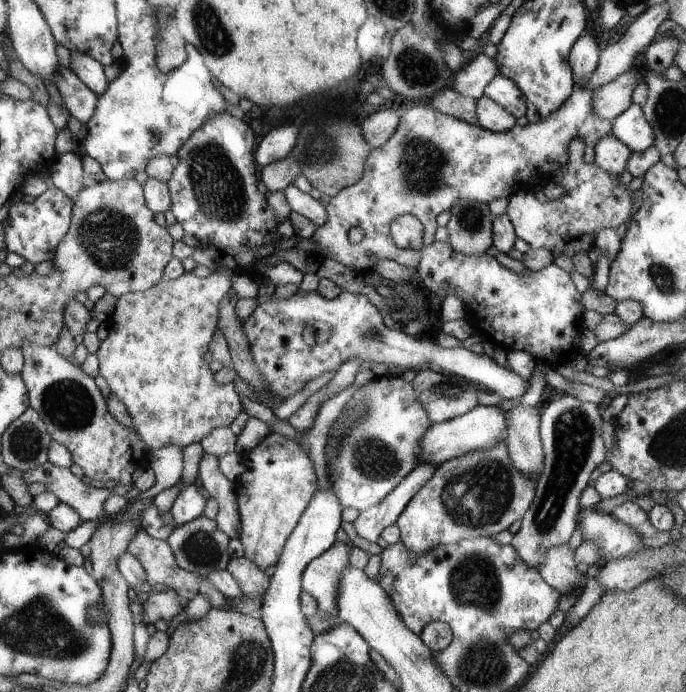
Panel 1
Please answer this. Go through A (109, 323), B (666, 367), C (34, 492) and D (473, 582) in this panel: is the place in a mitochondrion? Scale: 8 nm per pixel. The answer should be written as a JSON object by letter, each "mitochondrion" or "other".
{"A":"other","B":"other","C":"other","D":"mitochondrion"}

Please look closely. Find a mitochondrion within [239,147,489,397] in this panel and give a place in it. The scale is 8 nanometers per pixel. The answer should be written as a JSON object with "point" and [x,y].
{"point":[372,339]}

